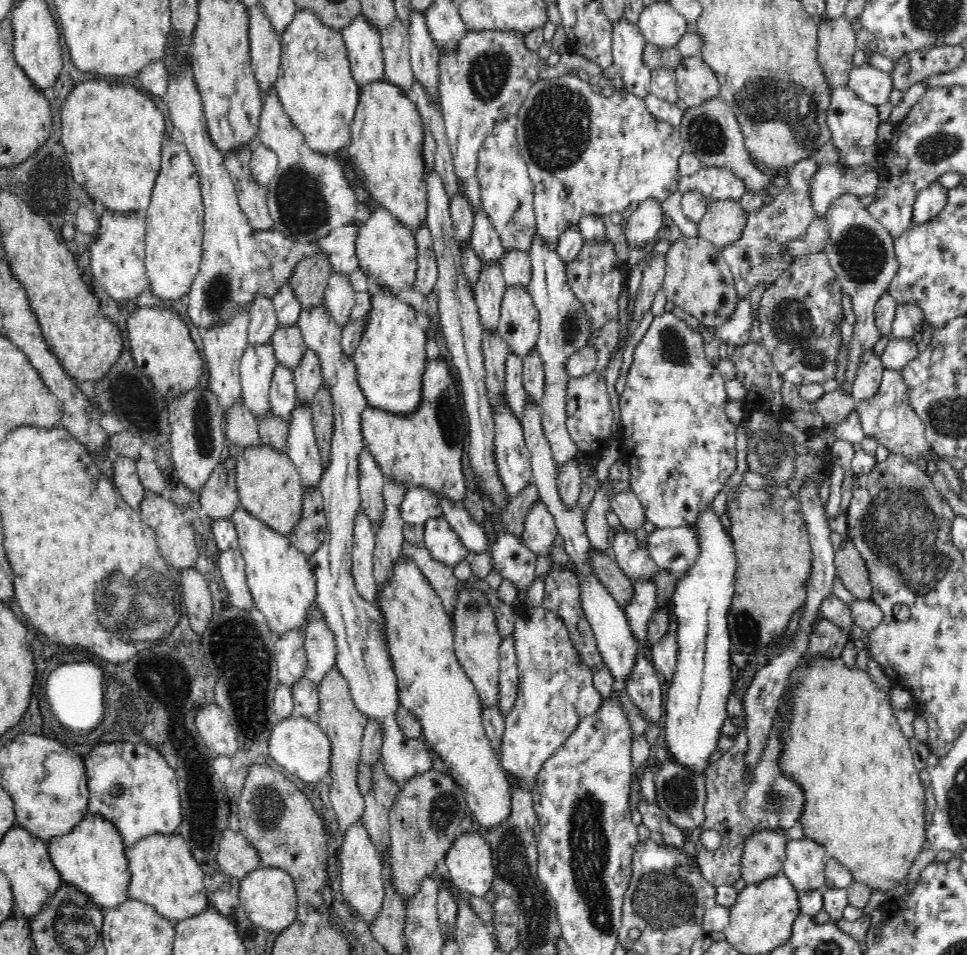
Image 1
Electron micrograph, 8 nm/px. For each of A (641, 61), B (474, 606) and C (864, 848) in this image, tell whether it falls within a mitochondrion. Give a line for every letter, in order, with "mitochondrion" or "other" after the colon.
A: other
B: mitochondrion
C: other

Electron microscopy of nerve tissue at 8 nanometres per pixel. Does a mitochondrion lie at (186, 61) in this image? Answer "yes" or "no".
no

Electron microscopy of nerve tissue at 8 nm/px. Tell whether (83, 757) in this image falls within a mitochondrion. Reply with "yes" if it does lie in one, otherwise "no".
no

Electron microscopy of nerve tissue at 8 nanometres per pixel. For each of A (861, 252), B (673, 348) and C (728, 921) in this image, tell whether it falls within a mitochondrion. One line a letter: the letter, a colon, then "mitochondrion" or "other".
A: mitochondrion
B: mitochondrion
C: other

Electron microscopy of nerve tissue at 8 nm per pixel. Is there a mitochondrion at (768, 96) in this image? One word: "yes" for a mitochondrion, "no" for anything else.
yes

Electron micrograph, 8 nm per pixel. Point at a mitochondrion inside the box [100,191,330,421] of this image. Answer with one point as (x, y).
(218, 295)

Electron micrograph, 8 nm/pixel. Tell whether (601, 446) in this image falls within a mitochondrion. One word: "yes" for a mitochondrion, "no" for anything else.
no

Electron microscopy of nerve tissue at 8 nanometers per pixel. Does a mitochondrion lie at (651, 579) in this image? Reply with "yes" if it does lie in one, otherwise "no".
no

